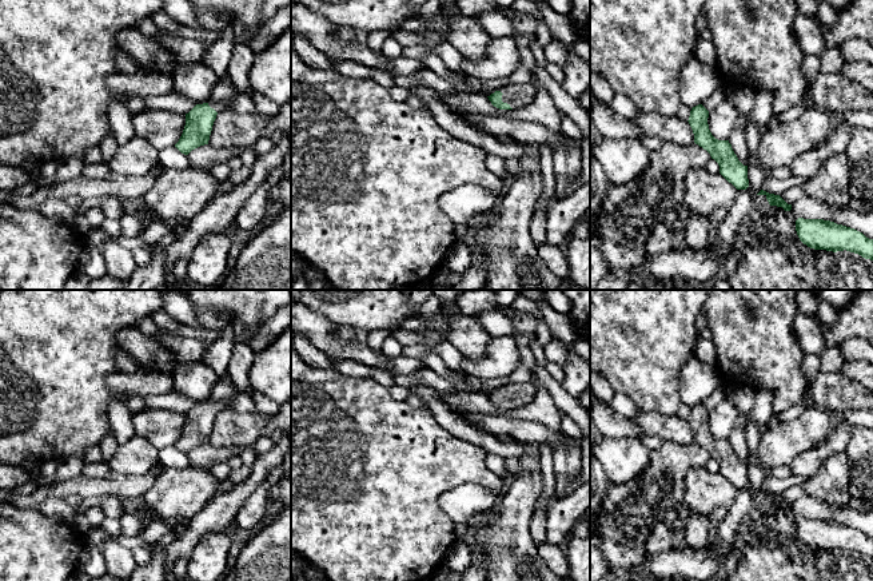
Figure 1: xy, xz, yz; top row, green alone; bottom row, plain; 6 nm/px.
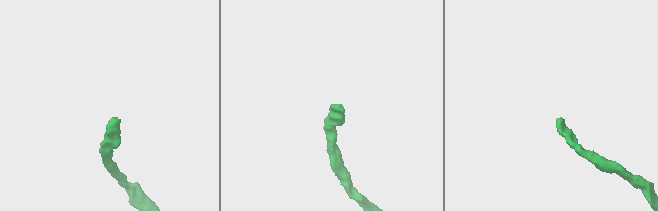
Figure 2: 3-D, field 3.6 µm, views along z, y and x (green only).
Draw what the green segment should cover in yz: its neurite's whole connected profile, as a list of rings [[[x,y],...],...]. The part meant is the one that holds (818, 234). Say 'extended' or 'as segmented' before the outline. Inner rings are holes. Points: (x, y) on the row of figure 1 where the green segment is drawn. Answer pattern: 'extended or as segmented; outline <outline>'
as segmented; outline [[[824,219],[796,220],[800,240],[810,248],[826,251],[850,251],[873,260],[873,239],[862,232]]]

